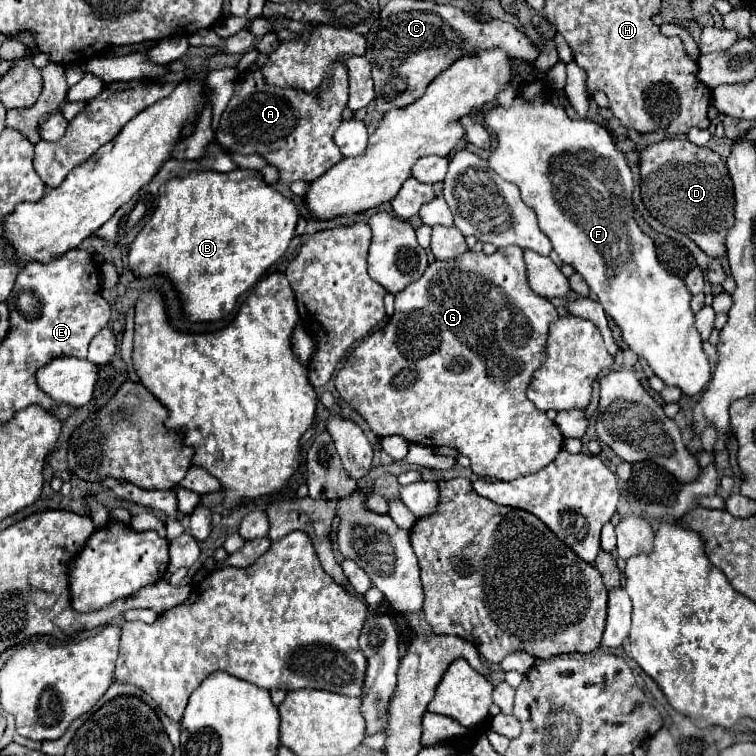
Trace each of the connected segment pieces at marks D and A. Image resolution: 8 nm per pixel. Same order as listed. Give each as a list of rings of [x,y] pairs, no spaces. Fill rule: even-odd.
[[[668,138],[638,154],[640,194],[648,212],[664,226],[688,236],[710,258],[724,256],[726,230],[734,224],[734,190],[722,158],[706,146]]]
[[[248,70],[236,80],[234,94],[220,118],[216,142],[234,154],[262,156],[270,166],[278,168],[282,184],[296,180],[312,182],[342,158],[332,134],[342,122],[346,102],[348,74],[342,74],[342,70],[338,70],[334,90],[326,94],[326,102],[314,102],[314,98],[302,94],[302,90],[264,84],[260,70]]]

